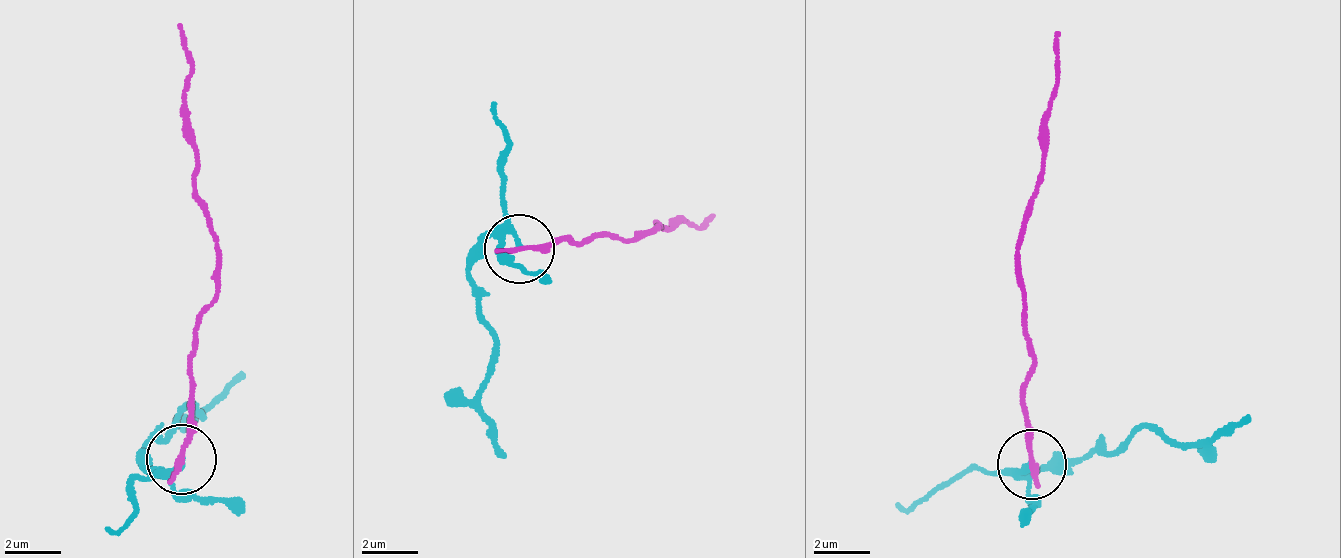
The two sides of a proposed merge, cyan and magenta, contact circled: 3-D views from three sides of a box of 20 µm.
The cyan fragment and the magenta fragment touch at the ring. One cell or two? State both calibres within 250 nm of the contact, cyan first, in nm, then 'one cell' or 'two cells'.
150 nm thick on the cyan side, 220 nm on the other; two cells

